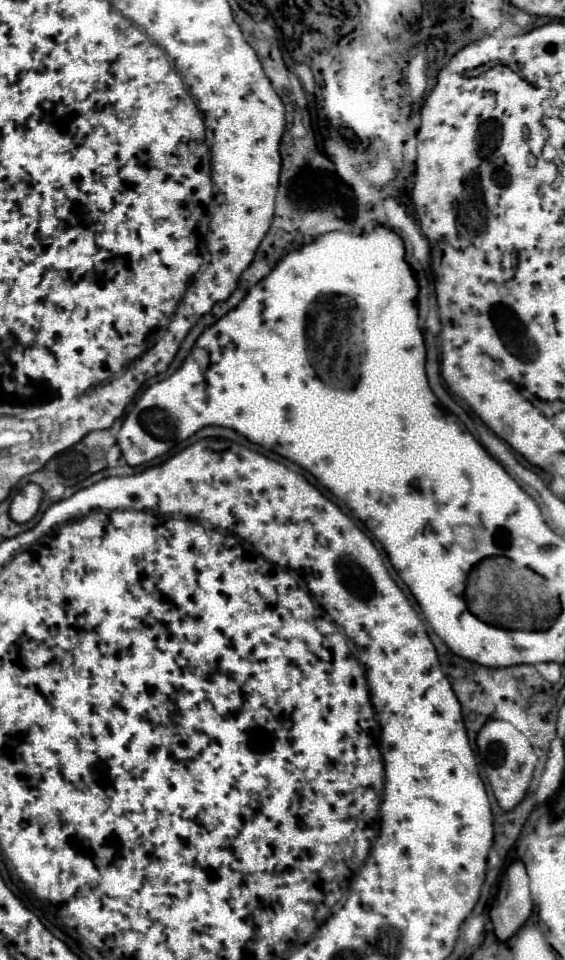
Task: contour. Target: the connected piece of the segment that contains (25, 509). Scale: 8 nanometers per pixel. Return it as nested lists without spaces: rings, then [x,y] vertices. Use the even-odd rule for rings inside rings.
[[[26,484],[10,504],[10,518],[14,522],[28,522],[40,508],[42,488],[38,484]]]

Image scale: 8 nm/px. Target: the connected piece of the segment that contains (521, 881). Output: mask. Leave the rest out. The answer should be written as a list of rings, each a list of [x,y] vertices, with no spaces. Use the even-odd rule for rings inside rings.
[[[518,860],[506,872],[510,892],[508,898],[490,908],[490,920],[494,924],[494,932],[500,940],[508,940],[516,934],[516,930],[526,922],[532,912],[532,898],[528,890],[528,874],[524,864]]]

